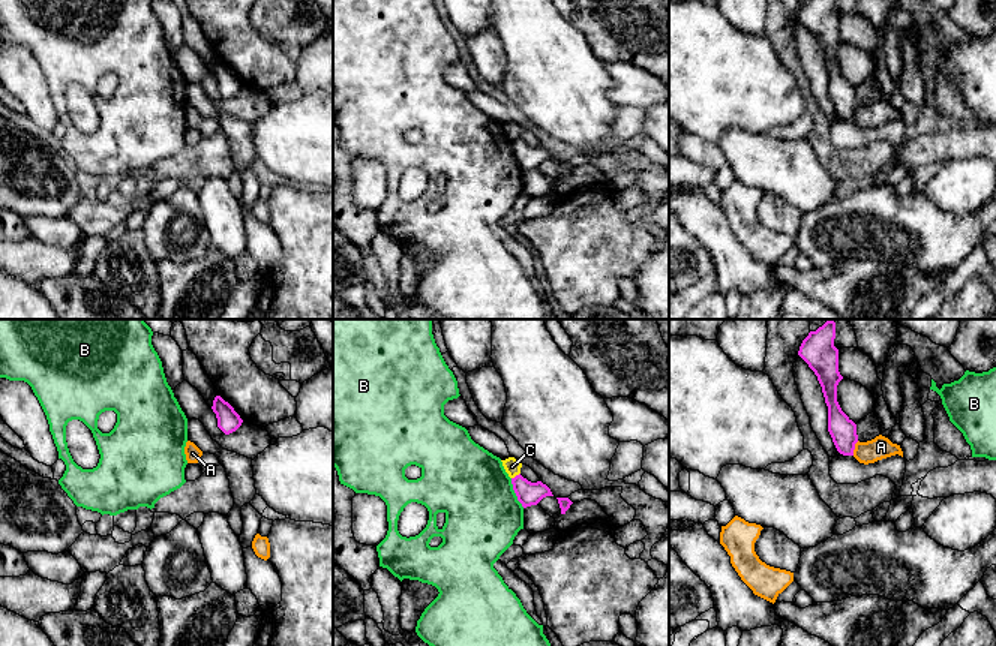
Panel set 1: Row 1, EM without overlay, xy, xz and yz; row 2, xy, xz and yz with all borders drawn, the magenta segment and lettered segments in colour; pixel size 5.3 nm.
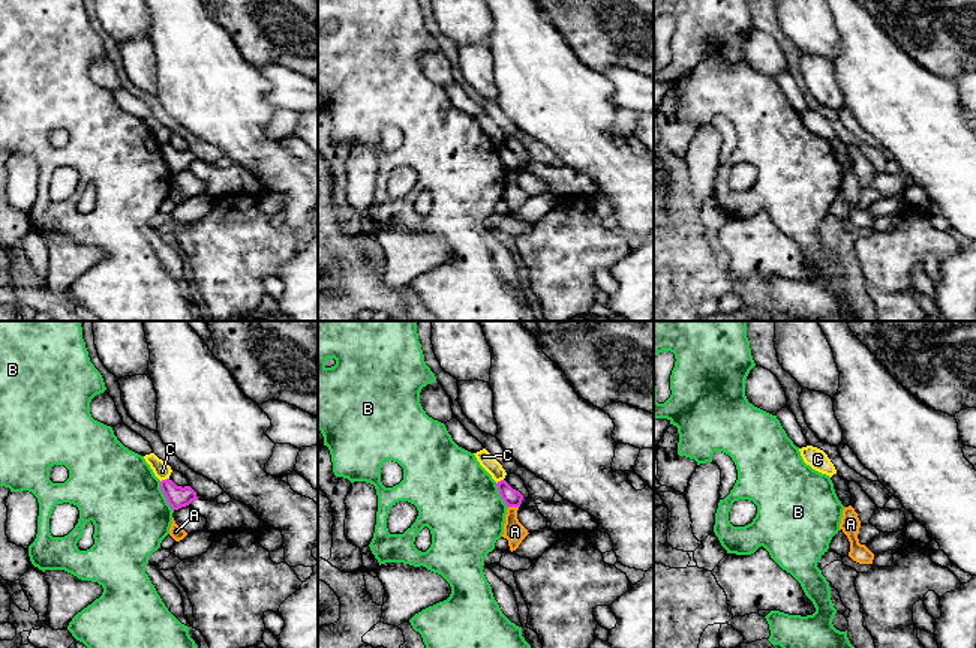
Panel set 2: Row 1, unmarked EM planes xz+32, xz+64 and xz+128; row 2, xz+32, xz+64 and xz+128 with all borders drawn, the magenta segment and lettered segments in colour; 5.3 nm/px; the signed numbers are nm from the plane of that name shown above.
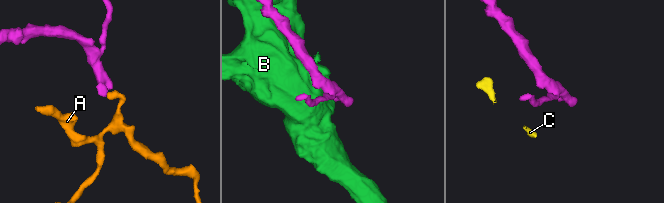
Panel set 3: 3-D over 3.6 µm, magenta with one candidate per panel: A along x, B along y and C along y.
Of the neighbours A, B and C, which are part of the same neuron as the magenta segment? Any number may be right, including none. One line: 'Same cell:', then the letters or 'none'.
Same cell: none

